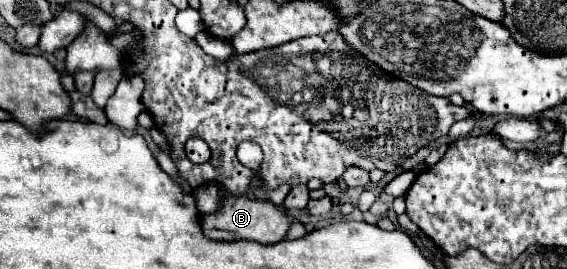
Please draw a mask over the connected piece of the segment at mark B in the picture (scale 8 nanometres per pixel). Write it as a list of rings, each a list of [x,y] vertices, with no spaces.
[[[227,196],[221,202],[219,212],[205,216],[203,232],[207,238],[213,238],[213,240],[253,240],[261,244],[277,244],[285,240],[293,222],[295,218],[291,218],[283,208],[267,200],[247,198],[247,196]]]

